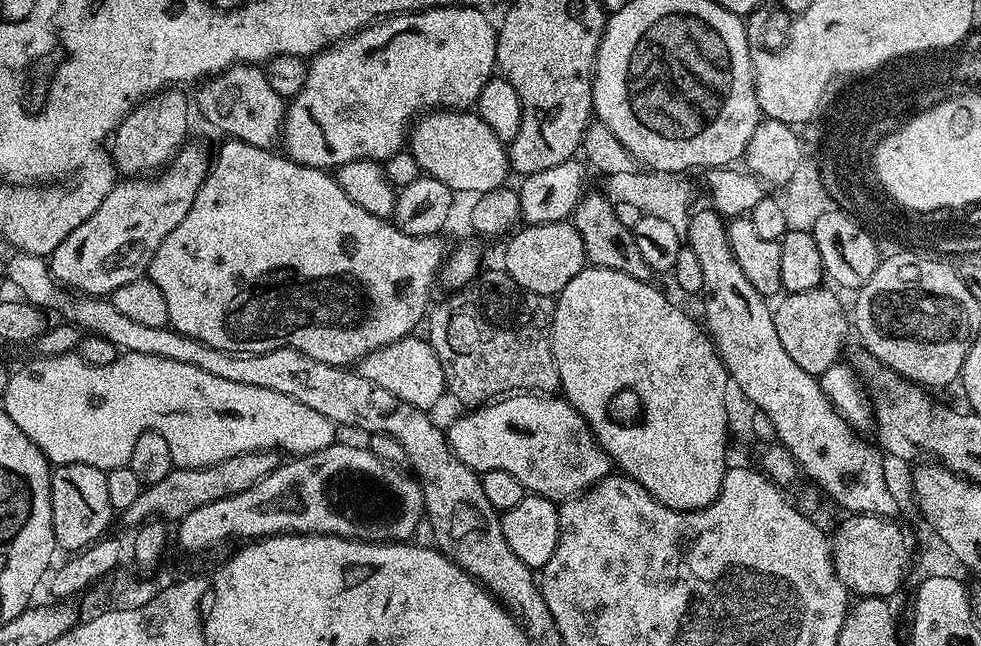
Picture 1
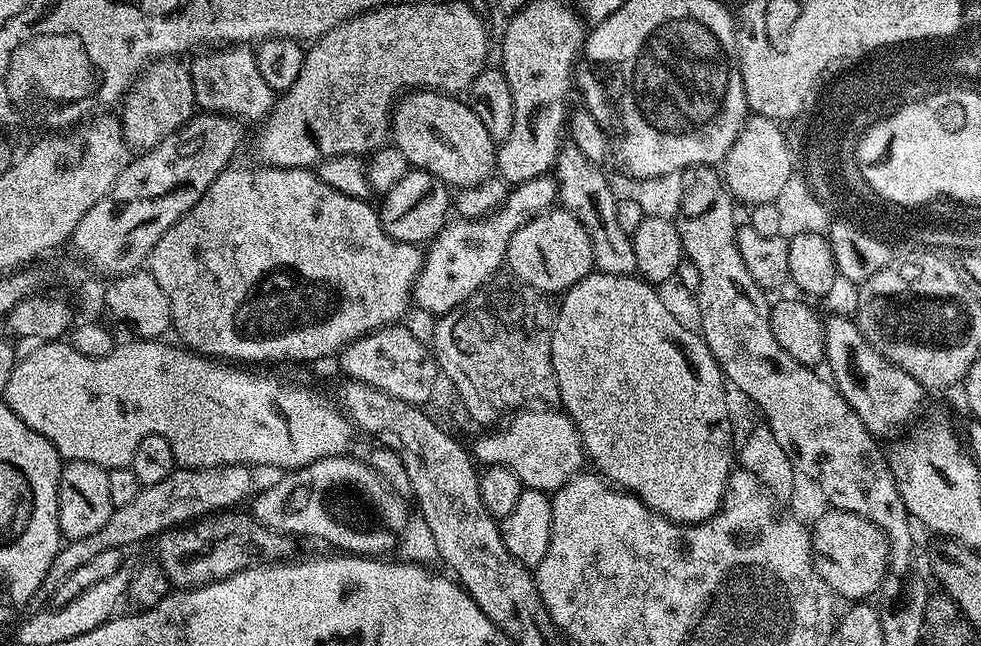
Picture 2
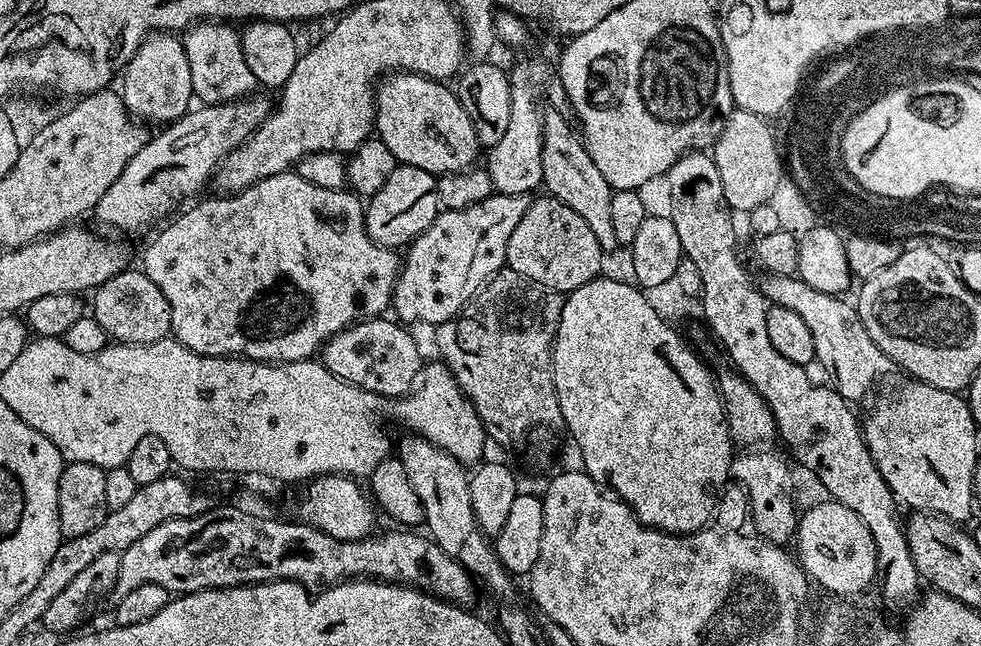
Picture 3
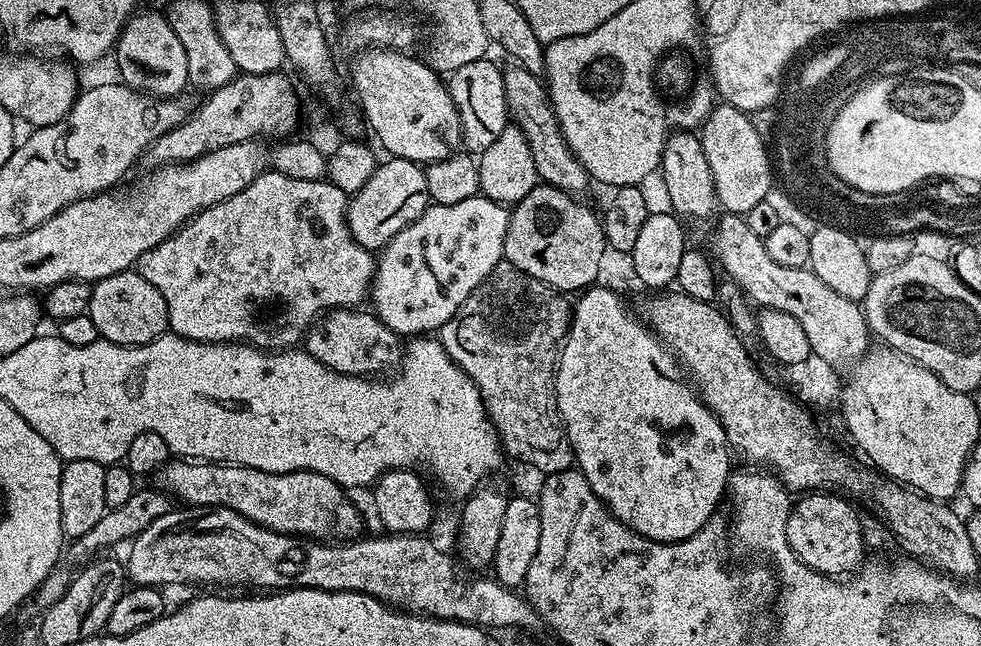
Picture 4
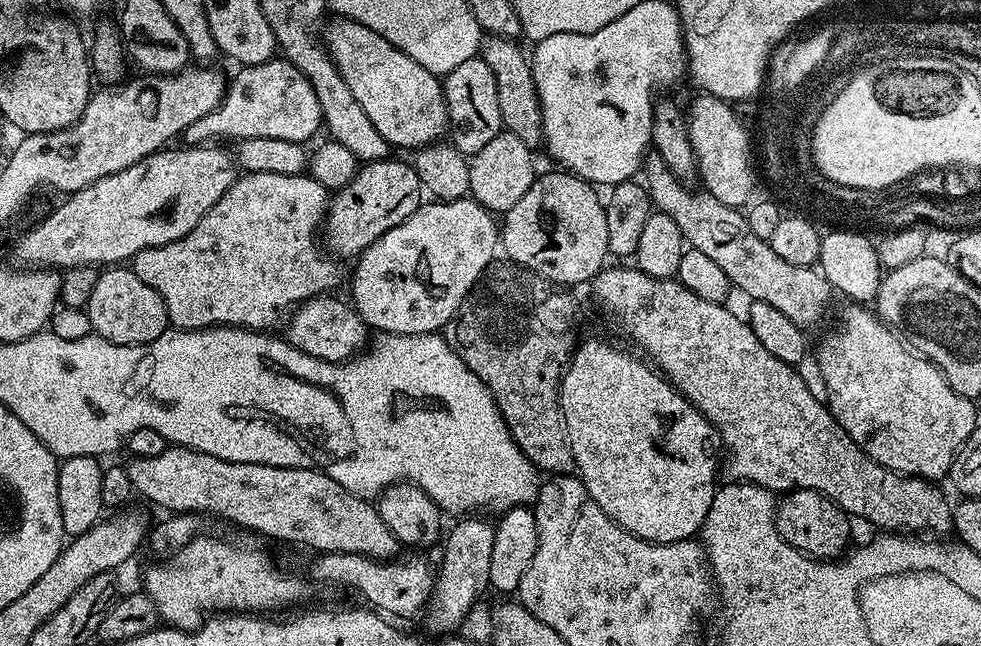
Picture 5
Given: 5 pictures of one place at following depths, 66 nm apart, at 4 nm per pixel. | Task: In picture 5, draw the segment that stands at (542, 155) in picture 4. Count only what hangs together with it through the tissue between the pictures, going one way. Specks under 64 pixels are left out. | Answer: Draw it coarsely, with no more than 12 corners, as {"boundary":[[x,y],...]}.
{"boundary":[[489,35],[482,59],[503,127],[536,150],[542,110],[529,57]]}

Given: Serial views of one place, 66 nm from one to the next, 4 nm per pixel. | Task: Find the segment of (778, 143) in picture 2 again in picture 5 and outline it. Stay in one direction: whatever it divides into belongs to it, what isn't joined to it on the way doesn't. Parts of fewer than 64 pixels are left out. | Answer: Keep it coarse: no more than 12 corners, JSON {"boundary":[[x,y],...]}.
{"boundary":[[700,94],[686,119],[703,187],[743,209],[752,144],[727,100]]}

